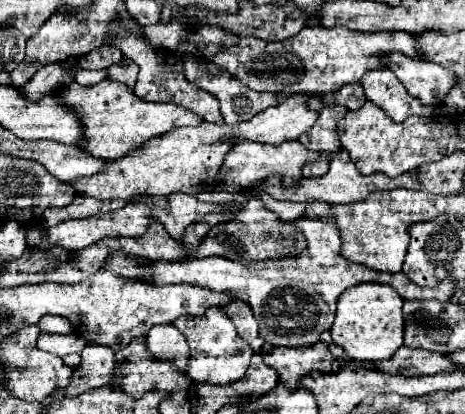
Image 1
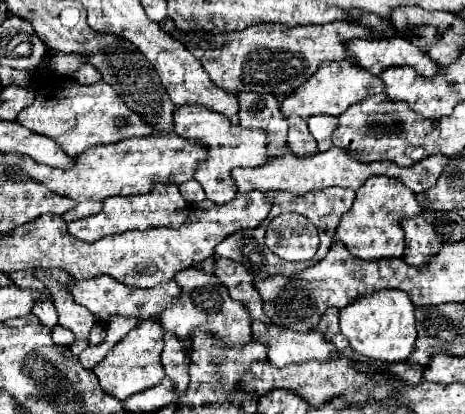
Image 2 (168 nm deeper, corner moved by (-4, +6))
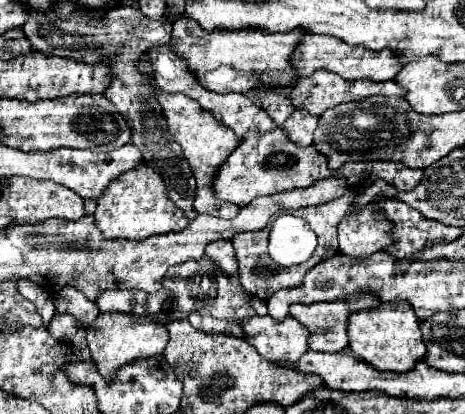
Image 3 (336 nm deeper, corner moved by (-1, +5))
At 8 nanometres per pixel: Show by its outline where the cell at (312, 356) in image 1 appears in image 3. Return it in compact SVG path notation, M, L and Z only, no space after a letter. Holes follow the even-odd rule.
M253 316L241 322L243 338L255 346L255 350L267 358L267 362L297 362L307 348L307 328L295 318L287 316L275 322L271 316Z

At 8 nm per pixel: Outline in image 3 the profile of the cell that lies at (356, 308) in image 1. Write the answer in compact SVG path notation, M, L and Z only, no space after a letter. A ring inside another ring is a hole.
M397 302L391 308L373 308L373 310L361 310L359 314L351 314L347 320L347 334L349 334L349 348L353 354L375 366L377 370L385 372L409 372L415 362L419 362L427 348L421 338L419 330L419 318L411 310L409 302Z

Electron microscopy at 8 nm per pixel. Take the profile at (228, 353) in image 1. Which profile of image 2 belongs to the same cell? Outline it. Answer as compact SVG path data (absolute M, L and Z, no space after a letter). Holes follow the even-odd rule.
M186 269L176 273L174 281L182 289L182 293L176 301L170 301L170 307L164 309L160 319L168 331L176 333L180 342L186 339L192 340L192 331L196 328L210 329L218 339L222 339L228 345L252 341L252 331L250 331L252 321L248 309L240 301L234 301L228 295L228 291L218 281L216 275L204 273L202 269Z

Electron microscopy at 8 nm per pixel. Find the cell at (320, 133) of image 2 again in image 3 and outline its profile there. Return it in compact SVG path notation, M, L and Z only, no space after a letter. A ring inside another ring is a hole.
M295 110L289 120L285 122L283 130L291 142L297 146L311 146L313 142L313 132L319 124L319 118L307 114L307 110Z

